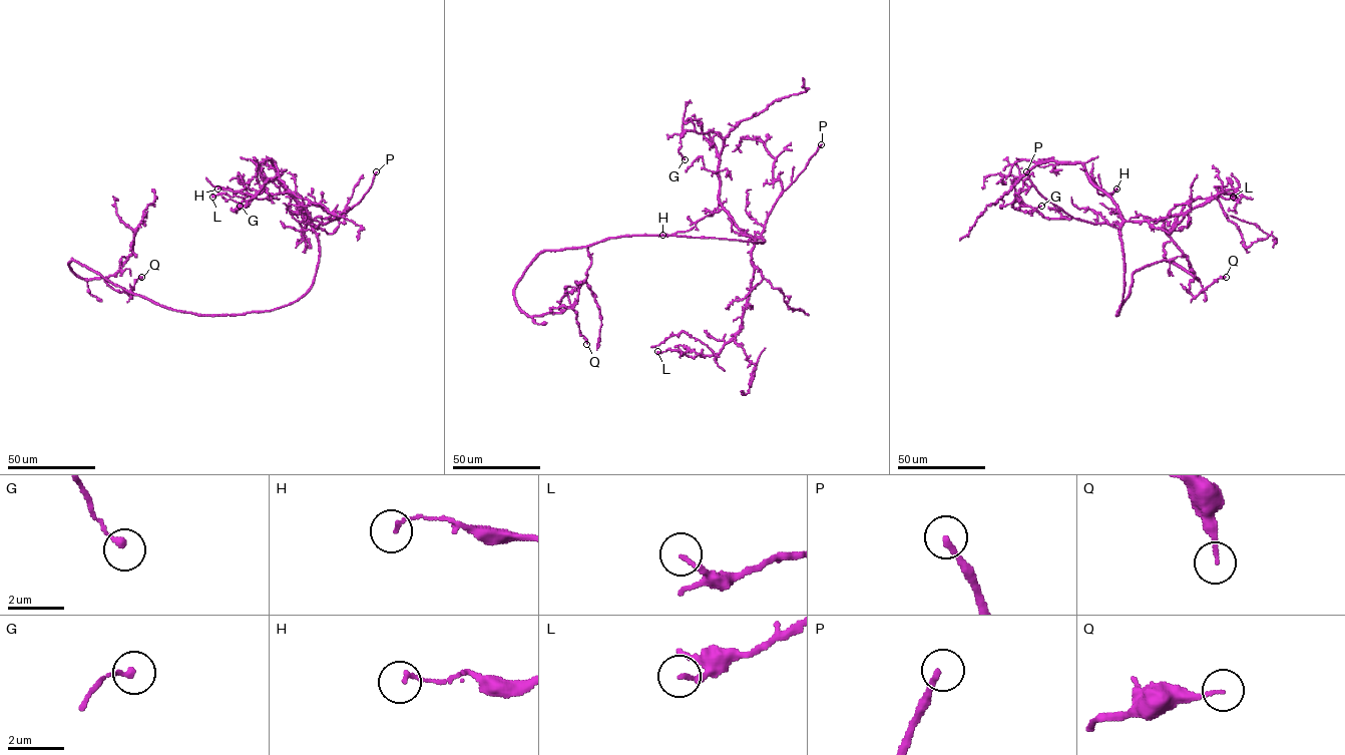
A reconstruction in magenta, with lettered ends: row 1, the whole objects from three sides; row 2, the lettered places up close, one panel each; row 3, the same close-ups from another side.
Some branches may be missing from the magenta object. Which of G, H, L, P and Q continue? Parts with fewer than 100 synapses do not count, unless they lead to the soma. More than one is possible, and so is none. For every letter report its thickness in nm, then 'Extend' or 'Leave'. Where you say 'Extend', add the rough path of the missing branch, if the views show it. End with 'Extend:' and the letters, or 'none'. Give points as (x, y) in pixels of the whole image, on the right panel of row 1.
G: Thickness 200 nm. Leave
H: Thickness 120 nm. Leave
L: Thickness 180 nm. Leave
P: Thickness 200 nm. Extend. Course of what is missing: (1026, 171), (1025, 151), (1032, 135), (1033, 139)
Q: Thickness 130 nm. Leave
Extend: P

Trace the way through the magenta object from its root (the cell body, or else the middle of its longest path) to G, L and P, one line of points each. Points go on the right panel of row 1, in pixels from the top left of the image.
G: (1117, 314), (1117, 206), (1080, 162), (1056, 161), (1014, 178), (1012, 207), (1041, 206)
L: (1117, 314), (1125, 286), (1121, 226), (1185, 214), (1219, 194), (1236, 194), (1233, 187), (1233, 197)
P: (1117, 314), (1125, 286), (1121, 229), (1067, 215), (1037, 192), (1026, 171)

